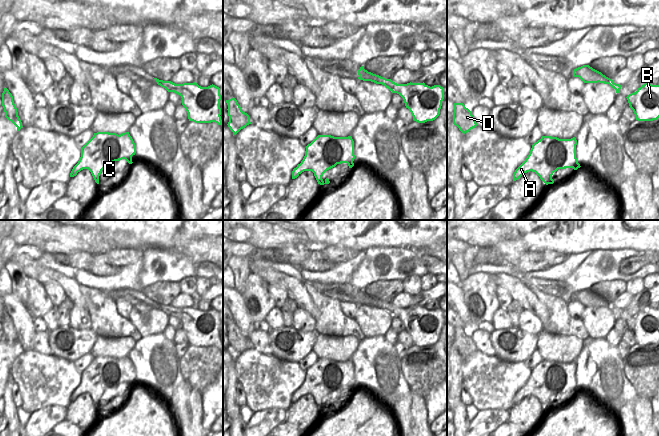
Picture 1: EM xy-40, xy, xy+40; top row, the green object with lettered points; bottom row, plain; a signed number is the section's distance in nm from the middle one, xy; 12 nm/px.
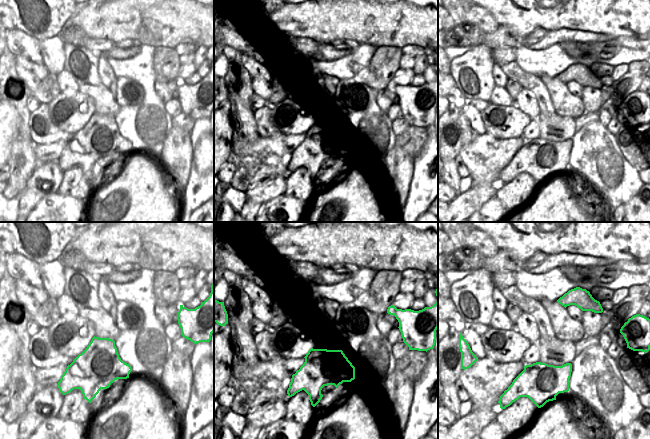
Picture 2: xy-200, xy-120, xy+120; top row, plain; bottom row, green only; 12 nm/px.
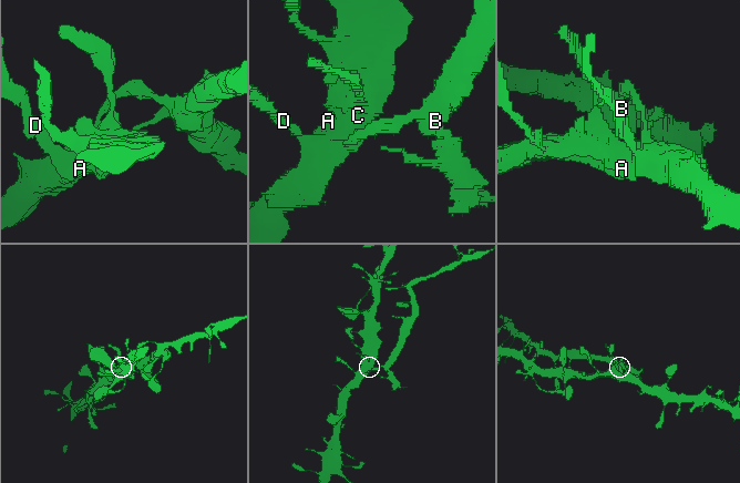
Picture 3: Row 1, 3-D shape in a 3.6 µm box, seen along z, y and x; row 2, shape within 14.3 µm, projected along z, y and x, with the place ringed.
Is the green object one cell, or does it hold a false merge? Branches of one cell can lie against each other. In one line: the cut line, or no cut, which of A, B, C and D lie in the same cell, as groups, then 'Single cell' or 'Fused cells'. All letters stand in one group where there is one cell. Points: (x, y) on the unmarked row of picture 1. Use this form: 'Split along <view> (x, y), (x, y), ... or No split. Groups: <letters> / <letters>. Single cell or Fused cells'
Split along xy+40 (602, 298), (597, 305). Groups: A C D / B. Fused cells

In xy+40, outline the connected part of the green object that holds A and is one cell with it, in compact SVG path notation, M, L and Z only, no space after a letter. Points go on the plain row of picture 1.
M542 360L532 369L525 385L515 394L513 405L518 404L527 396L535 396L546 408L553 408L552 399L558 393L573 392L577 394L580 388L576 382L577 364L559 363L557 361Z

